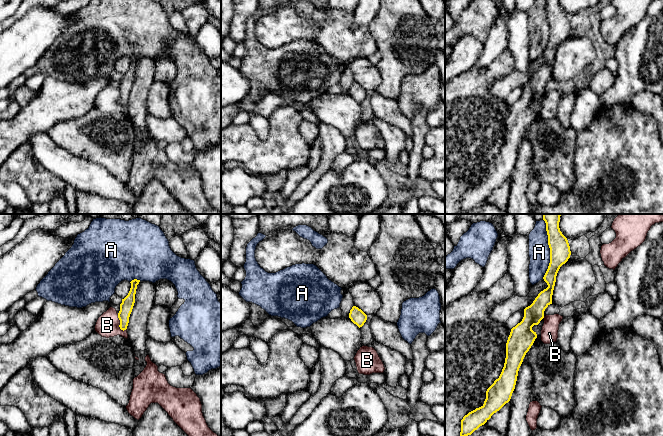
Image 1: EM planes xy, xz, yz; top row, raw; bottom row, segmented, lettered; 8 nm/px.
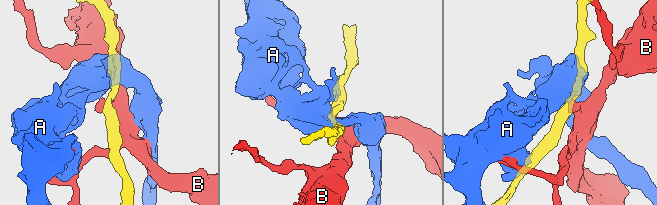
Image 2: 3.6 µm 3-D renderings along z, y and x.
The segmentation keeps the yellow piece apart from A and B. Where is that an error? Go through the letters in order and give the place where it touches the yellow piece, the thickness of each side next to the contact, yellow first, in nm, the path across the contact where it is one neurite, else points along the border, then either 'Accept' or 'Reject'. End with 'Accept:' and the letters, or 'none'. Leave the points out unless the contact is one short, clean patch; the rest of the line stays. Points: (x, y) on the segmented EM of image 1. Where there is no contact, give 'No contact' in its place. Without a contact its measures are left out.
A: Touches yellow at yz (550, 249). Thickness 160 nm (yellow) against 180 nm. Reject
B: Touches yellow at xy (120, 322). Thickness 100 nm (yellow) against 190 nm. Boundary: xy (117, 313), (119, 327), (123, 331). Reject
Accept: none

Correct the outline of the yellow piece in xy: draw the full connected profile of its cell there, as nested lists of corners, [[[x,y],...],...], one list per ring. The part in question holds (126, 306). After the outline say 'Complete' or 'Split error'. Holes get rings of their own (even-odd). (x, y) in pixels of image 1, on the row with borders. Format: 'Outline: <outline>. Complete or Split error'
Outline: [[[134,279],[130,282],[131,283],[130,291],[128,295],[124,299],[122,299],[122,303],[120,304],[120,311],[118,313],[118,318],[120,320],[119,327],[123,331],[127,329],[129,323],[129,317],[135,303],[135,294],[139,282],[140,280],[137,279]]]. Complete

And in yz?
Outline: [[[543,214],[550,248],[550,263],[543,277],[548,287],[538,294],[530,306],[524,309],[522,321],[511,329],[506,343],[506,358],[502,372],[487,389],[484,404],[469,412],[461,420],[460,436],[471,435],[511,399],[519,368],[537,338],[532,327],[540,323],[544,318],[545,309],[552,304],[557,273],[571,255],[568,240],[559,228],[560,216],[561,214]]]. Complete

